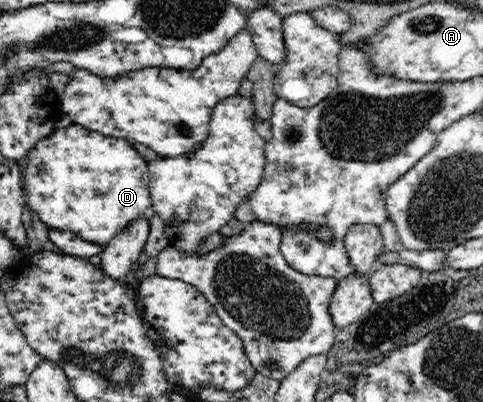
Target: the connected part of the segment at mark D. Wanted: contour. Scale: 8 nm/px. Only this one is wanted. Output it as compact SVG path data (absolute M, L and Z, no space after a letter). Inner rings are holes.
M70 123L37 142L29 151L30 163L23 172L27 191L25 202L35 211L47 228L71 232L80 239L95 245L111 242L133 219L152 212L150 197L150 172L148 162L143 160L134 145L121 138L108 138L86 127Z

